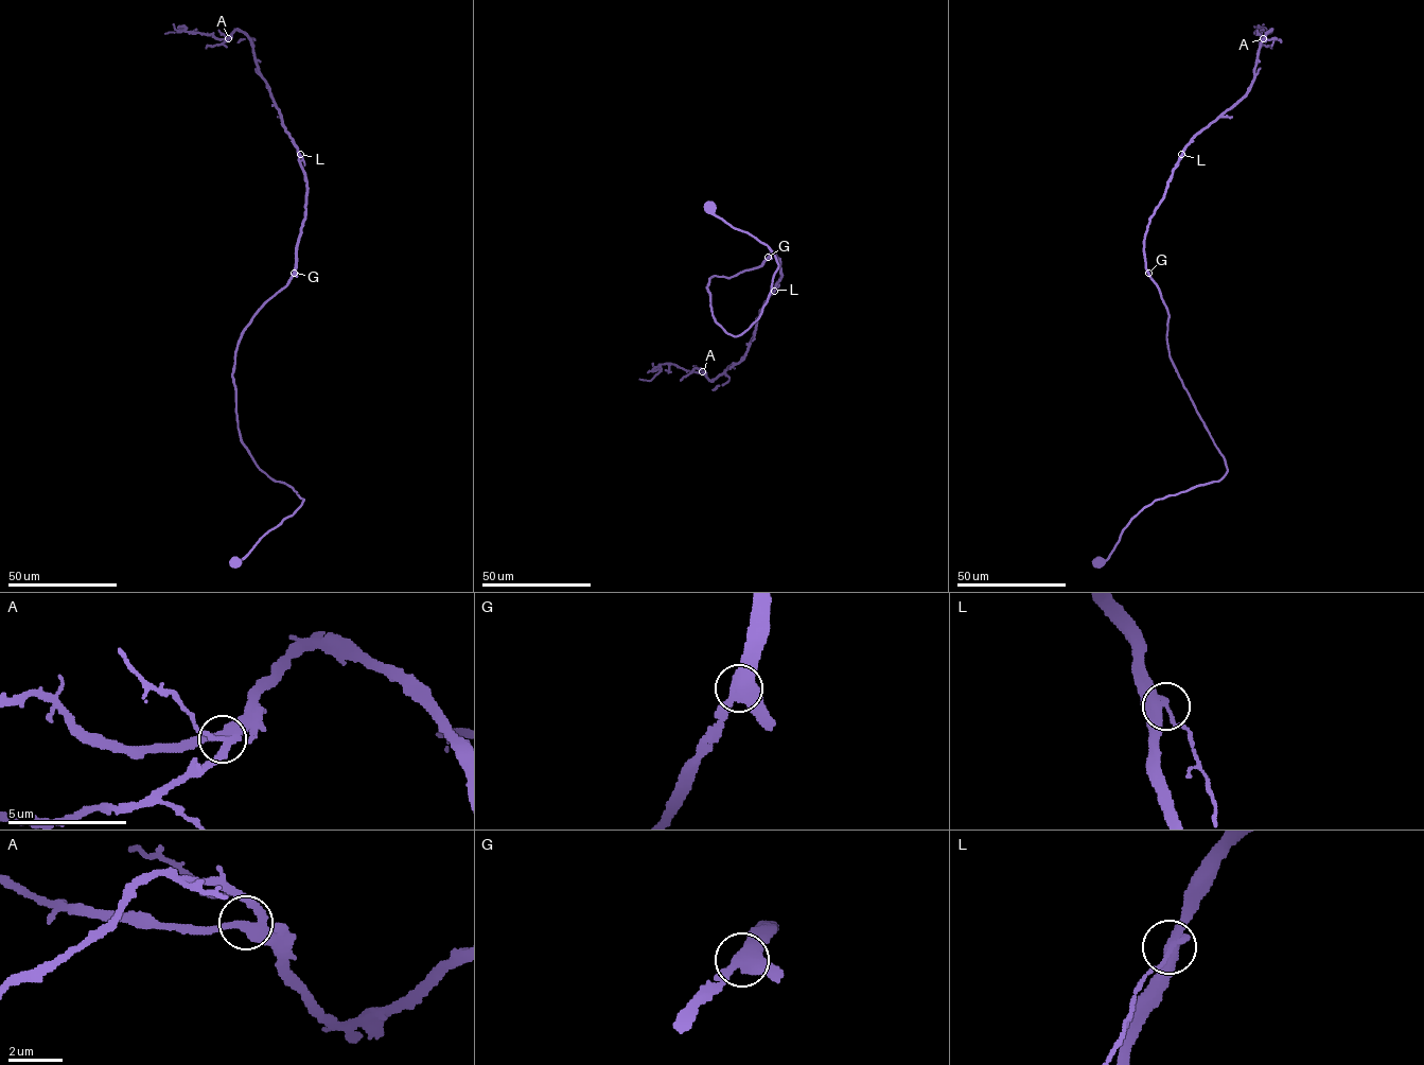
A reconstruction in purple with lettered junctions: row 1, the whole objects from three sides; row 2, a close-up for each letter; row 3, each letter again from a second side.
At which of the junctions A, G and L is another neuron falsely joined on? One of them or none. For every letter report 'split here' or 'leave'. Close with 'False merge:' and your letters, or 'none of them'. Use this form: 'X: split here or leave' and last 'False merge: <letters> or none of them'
A: leave
G: leave
L: leave
False merge: none of them

